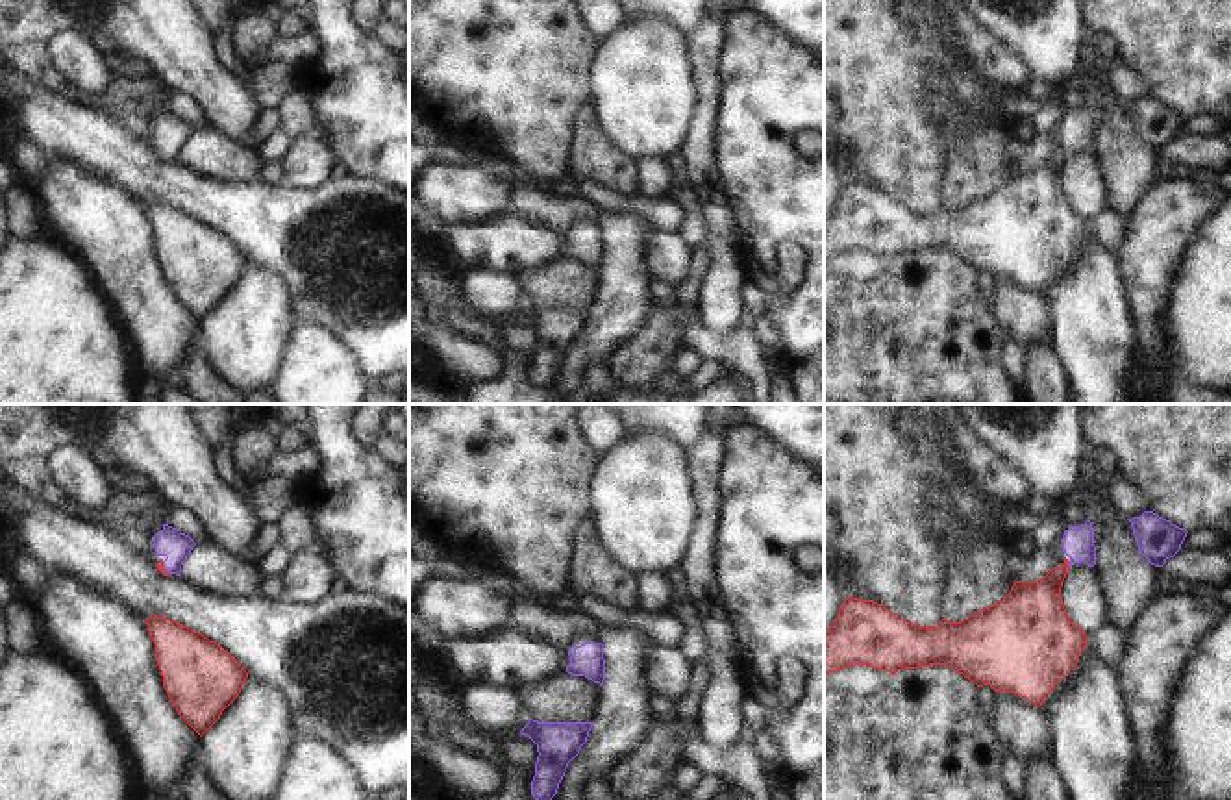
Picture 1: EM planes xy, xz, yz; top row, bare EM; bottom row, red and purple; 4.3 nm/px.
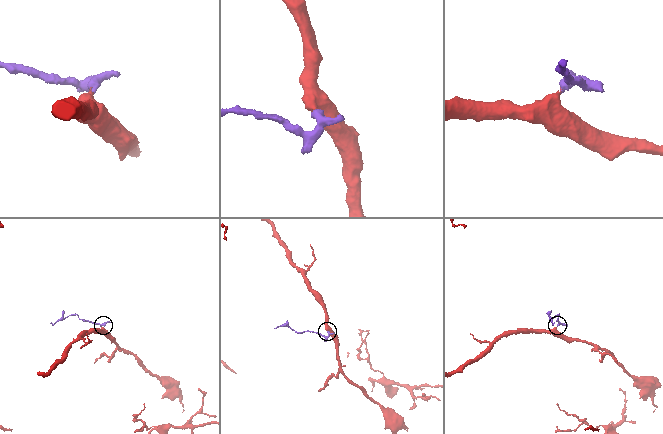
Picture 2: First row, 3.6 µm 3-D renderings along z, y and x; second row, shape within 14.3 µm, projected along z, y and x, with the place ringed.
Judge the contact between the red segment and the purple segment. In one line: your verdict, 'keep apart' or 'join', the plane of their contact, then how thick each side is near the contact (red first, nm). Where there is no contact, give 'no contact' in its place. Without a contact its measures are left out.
join; meets red in yz; 260 nm thick on the red side, 140 nm on the other

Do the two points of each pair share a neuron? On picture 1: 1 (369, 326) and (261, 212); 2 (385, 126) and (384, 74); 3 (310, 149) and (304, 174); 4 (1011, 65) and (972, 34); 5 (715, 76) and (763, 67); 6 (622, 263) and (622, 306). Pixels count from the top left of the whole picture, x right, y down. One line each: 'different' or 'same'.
1: same
2: same
3: same
4: same
5: different
6: same

